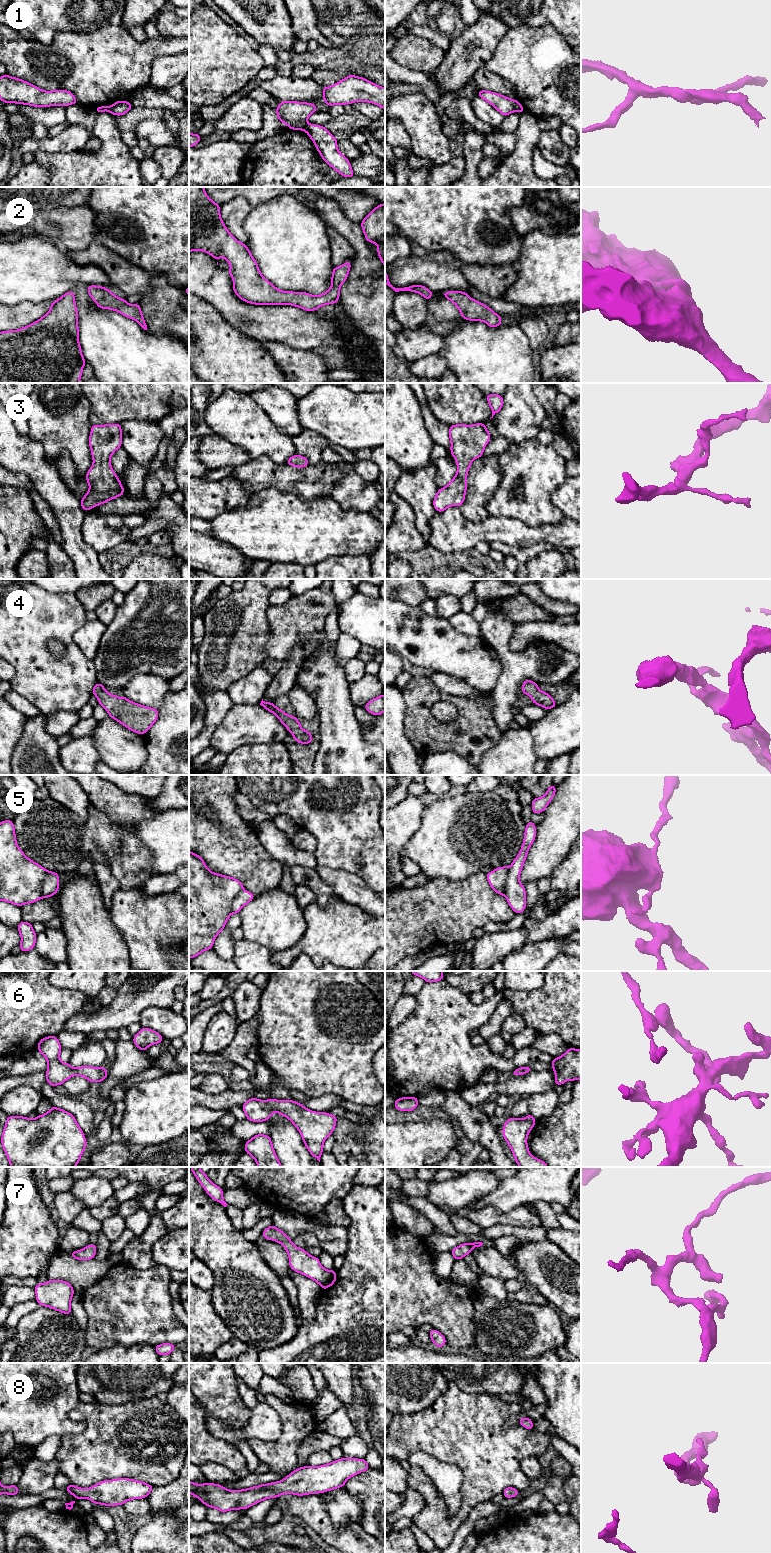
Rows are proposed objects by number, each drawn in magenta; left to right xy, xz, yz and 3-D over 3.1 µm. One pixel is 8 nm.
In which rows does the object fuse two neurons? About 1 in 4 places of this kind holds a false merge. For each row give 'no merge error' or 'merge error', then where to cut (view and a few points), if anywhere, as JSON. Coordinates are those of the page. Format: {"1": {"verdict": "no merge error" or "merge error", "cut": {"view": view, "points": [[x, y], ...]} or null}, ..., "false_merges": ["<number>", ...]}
{"1": {"verdict": "merge error", "cut": {"view": "xz", "points": [[306, 123], [303, 129]]}}, "2": {"verdict": "no merge error", "cut": null}, "3": {"verdict": "no merge error", "cut": null}, "4": {"verdict": "no merge error", "cut": null}, "5": {"verdict": "no merge error", "cut": null}, "6": {"verdict": "no merge error", "cut": null}, "7": {"verdict": "no merge error", "cut": null}, "8": {"verdict": "no merge error", "cut": null}, "false_merges": ["1"]}

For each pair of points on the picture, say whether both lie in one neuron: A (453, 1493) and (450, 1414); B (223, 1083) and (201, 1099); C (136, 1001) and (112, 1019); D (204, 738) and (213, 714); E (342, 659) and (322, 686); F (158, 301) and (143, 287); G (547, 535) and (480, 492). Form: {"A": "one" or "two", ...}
{"A": "two", "B": "two", "C": "one", "D": "one", "E": "two", "F": "two", "G": "two"}

